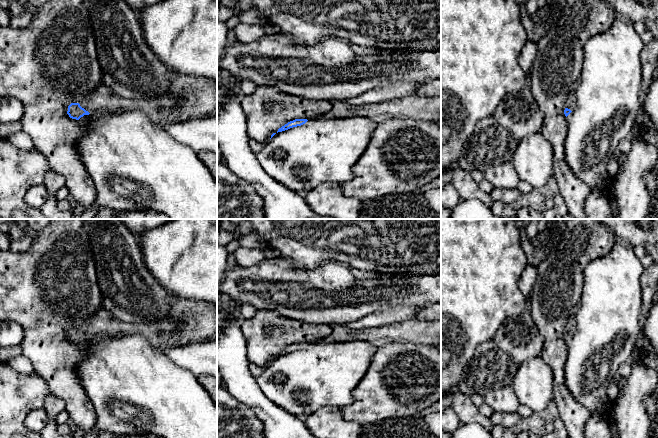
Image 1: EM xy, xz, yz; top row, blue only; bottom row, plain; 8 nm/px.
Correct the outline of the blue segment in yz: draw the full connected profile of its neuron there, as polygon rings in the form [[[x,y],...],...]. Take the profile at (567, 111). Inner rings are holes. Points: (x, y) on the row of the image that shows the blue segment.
[[[572,89],[568,95],[567,101],[566,101],[566,108],[564,110],[564,114],[567,117],[572,110],[575,108],[576,103],[576,90]]]

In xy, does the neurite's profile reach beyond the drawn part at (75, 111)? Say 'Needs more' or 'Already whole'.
Needs more

